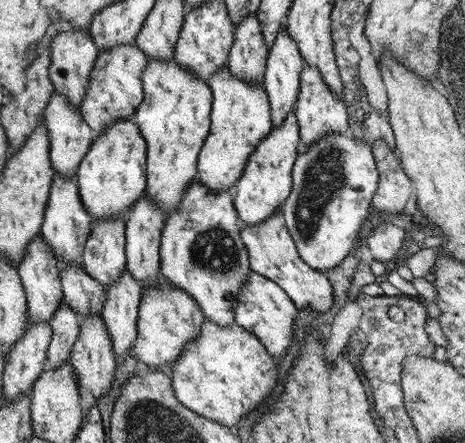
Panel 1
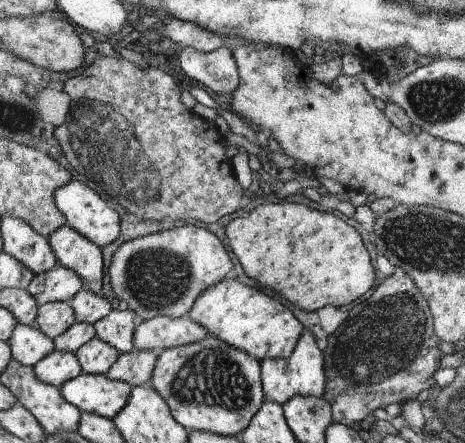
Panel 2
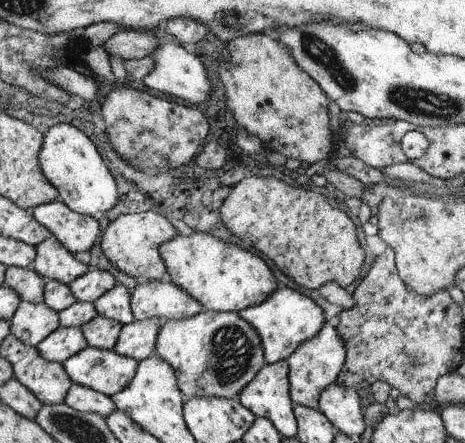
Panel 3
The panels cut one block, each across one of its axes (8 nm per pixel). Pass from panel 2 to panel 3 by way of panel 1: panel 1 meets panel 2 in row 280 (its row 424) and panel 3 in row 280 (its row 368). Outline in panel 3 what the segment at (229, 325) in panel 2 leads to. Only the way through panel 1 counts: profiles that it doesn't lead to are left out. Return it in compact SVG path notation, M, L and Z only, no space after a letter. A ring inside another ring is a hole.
M193 230L191 236L177 234L171 242L159 246L159 258L165 266L167 280L203 304L203 310L237 314L239 310L247 310L247 306L259 306L263 298L275 294L275 278L261 258L237 244L223 244L205 232Z

